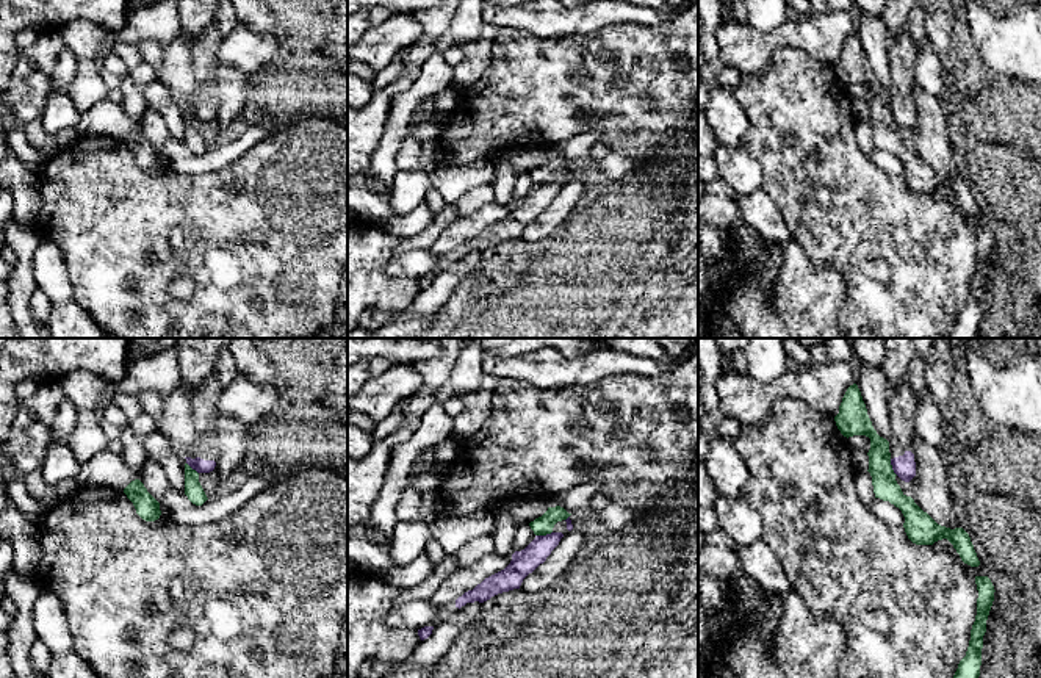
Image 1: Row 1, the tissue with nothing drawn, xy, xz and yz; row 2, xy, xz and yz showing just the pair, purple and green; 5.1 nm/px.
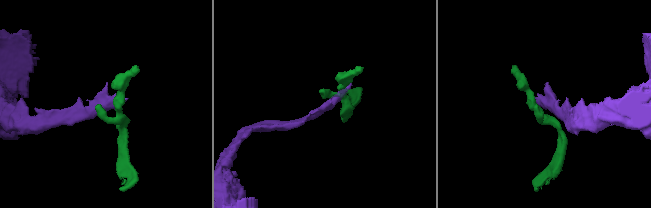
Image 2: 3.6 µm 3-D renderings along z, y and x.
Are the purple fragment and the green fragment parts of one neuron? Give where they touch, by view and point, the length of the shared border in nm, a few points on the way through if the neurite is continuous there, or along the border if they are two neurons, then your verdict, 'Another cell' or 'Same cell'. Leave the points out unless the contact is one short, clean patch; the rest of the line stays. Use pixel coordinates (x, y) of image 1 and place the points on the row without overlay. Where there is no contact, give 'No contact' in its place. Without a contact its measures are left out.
Touches purple at xz (543, 185). Shared border 90 nm. Boundary: xz (551, 180), (536, 185). Another cell

